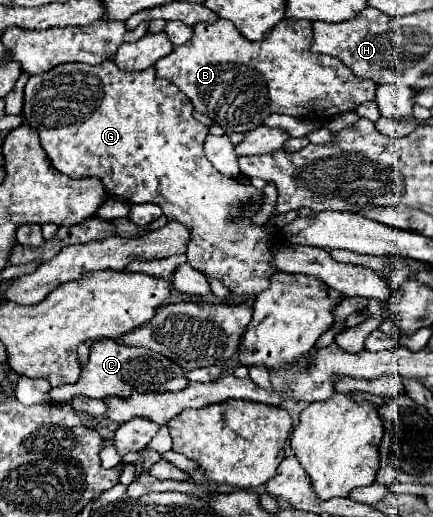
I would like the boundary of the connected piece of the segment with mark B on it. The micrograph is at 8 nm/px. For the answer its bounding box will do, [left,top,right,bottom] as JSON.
[155,19,377,133]

